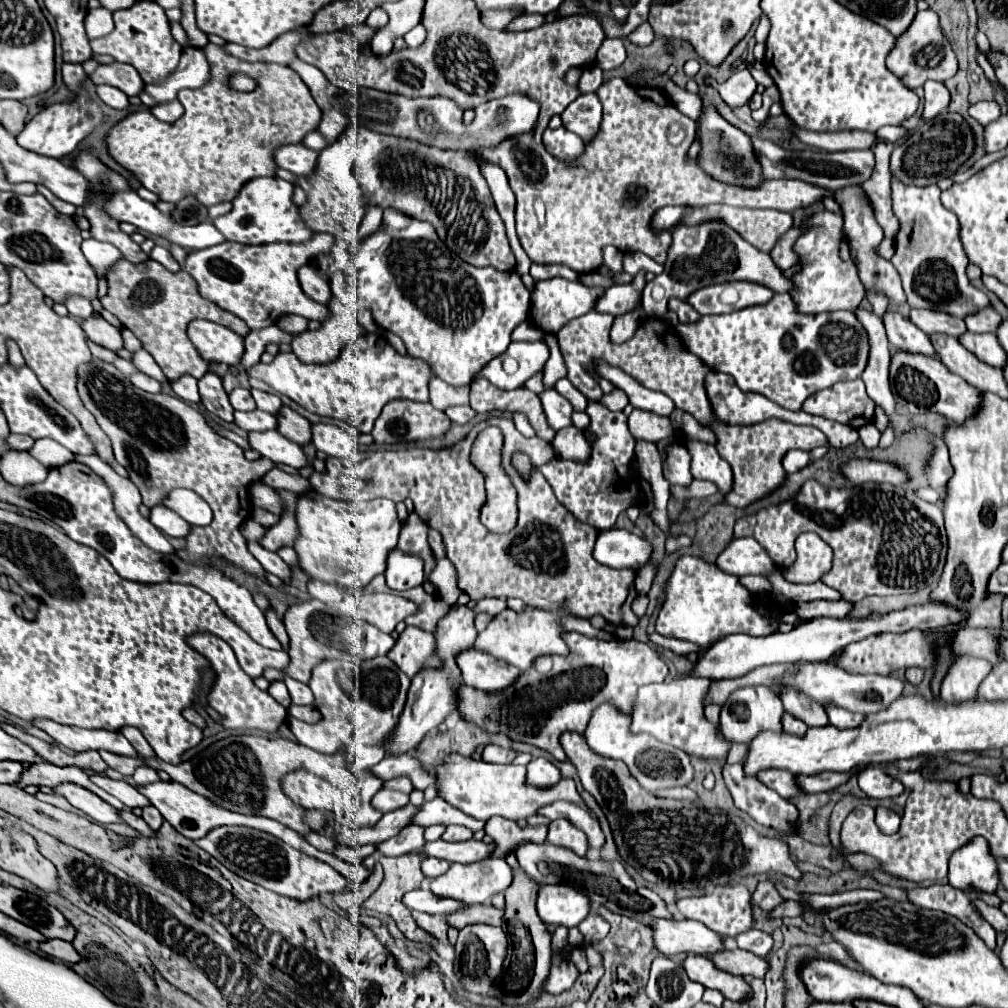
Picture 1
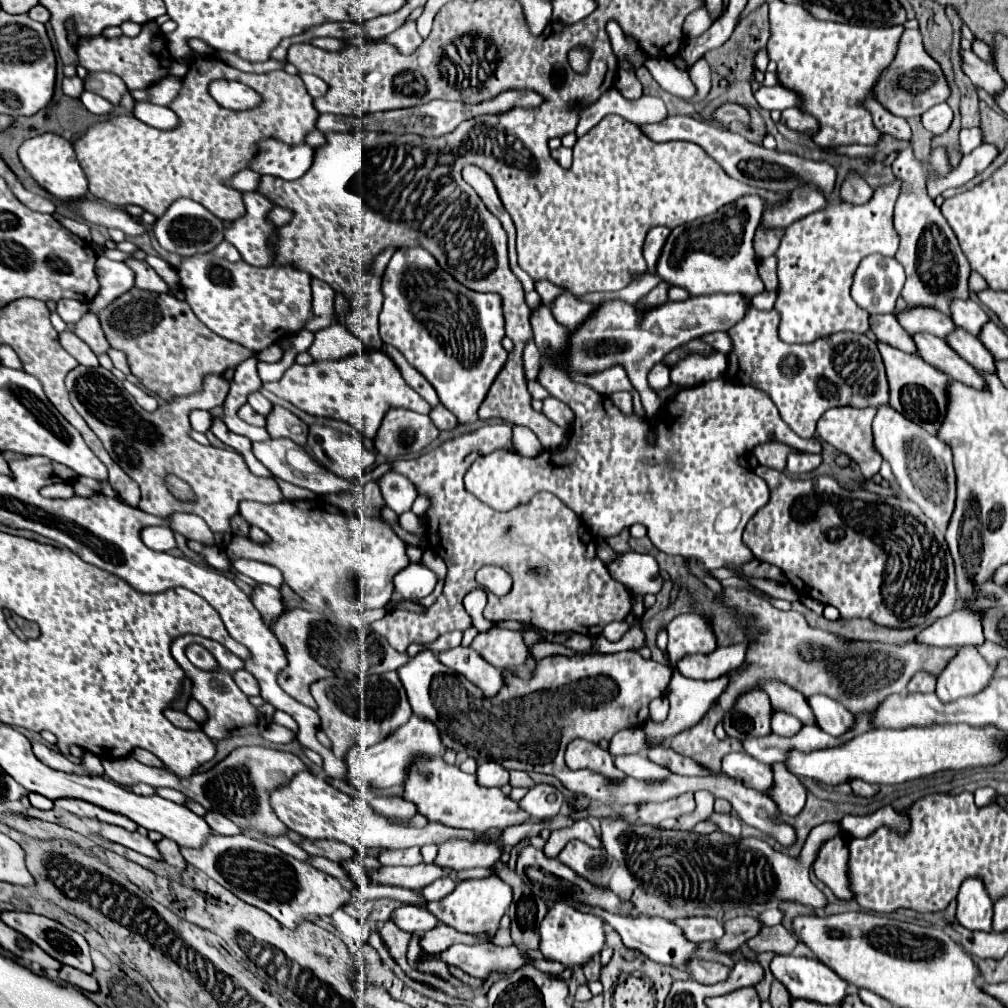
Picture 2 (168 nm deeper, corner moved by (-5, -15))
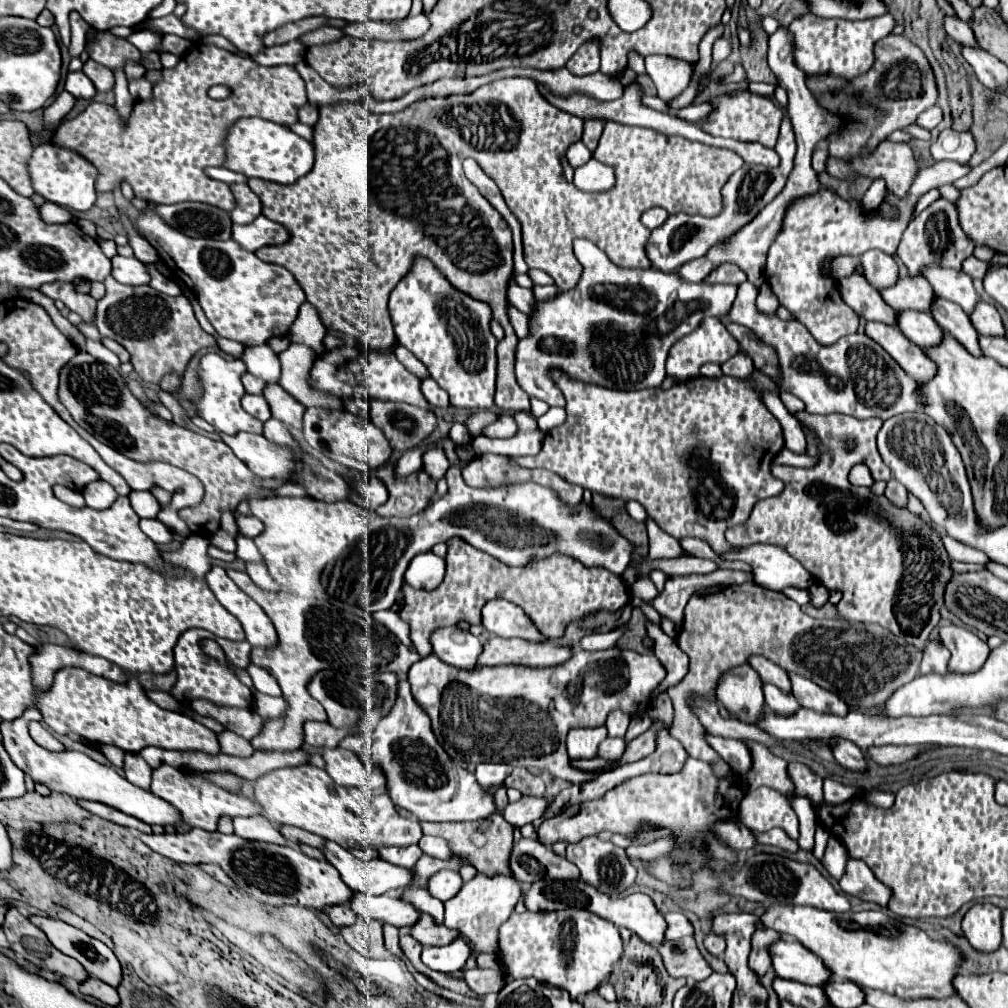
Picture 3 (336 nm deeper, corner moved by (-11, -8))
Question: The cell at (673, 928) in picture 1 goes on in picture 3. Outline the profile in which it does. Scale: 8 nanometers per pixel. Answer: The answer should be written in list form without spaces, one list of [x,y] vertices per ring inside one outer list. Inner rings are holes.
[[[541,879],[541,881],[535,881],[523,893],[523,899],[525,899],[525,907],[529,911],[557,911],[561,907],[581,907],[581,909],[587,909],[587,911],[591,911],[591,913],[611,921],[617,927],[627,927],[629,931],[637,933],[649,945],[661,945],[665,929],[667,929],[667,923],[665,923],[663,915],[657,911],[657,907],[653,905],[653,901],[645,893],[633,893],[633,895],[627,895],[627,897],[613,899],[613,897],[607,897],[607,895],[599,893],[595,887],[587,885],[581,879],[573,879],[573,881]]]

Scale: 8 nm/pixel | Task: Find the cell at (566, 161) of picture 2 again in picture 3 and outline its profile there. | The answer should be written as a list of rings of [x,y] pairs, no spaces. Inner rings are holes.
[[[597,159],[575,169],[575,187],[587,193],[603,193],[615,185],[615,173]]]

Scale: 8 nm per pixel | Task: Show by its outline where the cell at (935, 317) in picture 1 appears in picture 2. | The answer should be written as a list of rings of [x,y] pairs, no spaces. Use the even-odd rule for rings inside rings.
[[[923,306],[907,308],[905,312],[897,314],[897,320],[911,336],[917,332],[929,332],[929,334],[945,340],[955,328],[955,324],[949,316],[943,316],[941,312],[935,312],[933,308],[923,308]]]

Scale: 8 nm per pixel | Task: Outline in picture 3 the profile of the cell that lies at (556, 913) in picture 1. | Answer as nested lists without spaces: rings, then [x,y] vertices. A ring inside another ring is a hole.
[[[565,909],[547,913],[513,913],[499,929],[499,963],[507,979],[535,977],[541,983],[559,987],[579,1001],[583,995],[599,989],[613,973],[623,955],[619,929],[585,909]]]

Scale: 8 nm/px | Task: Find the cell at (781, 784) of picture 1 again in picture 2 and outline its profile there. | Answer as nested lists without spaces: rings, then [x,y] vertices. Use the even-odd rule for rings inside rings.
[[[733,752],[723,758],[723,772],[727,776],[741,780],[747,788],[767,794],[773,788],[773,770],[769,764],[761,764],[747,756],[745,752]]]

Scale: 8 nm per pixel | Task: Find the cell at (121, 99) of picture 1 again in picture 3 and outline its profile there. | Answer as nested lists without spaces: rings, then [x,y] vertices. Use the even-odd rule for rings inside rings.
[[[69,71],[67,79],[65,79],[65,89],[77,97],[77,99],[91,99],[97,91],[95,85],[91,85],[91,81],[87,79],[85,73],[81,71]]]

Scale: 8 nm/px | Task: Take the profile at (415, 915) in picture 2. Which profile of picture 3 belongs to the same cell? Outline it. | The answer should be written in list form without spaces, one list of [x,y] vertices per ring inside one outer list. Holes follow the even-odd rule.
[[[353,893],[349,907],[355,911],[357,917],[365,921],[381,921],[395,927],[411,927],[419,919],[419,911],[411,903],[391,895],[371,897],[363,893]]]

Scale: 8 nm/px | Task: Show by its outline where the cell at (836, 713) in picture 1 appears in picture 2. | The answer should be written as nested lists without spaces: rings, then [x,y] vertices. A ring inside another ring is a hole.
[[[811,696],[807,698],[807,702],[815,712],[817,726],[823,732],[831,736],[843,736],[853,728],[855,716],[849,710],[845,710],[839,702],[831,700],[829,696]]]

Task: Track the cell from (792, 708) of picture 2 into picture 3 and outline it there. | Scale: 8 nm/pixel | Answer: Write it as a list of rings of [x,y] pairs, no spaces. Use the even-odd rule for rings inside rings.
[[[751,655],[749,657],[749,665],[759,673],[763,683],[773,683],[777,685],[781,691],[789,693],[791,691],[791,683],[789,683],[789,675],[785,669],[781,669],[779,665],[773,665],[769,659],[759,657],[759,655]]]

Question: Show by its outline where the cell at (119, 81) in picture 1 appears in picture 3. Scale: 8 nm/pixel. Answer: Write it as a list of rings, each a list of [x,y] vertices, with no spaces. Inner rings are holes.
[[[89,59],[85,65],[83,65],[83,73],[93,81],[95,89],[97,91],[111,91],[113,85],[115,85],[115,77],[113,77],[113,71],[95,63],[93,59]]]

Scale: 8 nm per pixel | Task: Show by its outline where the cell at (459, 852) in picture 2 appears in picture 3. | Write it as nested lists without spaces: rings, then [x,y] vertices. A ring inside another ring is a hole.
[[[421,857],[417,861],[417,865],[413,867],[413,873],[415,873],[415,881],[411,883],[411,887],[425,887],[425,883],[429,881],[429,877],[433,873],[437,873],[439,869],[459,869],[461,867],[461,861],[439,861],[439,859],[433,859],[433,857]]]

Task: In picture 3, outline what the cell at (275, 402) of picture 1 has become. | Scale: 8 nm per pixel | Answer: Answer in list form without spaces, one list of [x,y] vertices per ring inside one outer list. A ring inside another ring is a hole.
[[[245,373],[243,375],[243,387],[245,387],[245,391],[247,393],[263,393],[263,387],[265,387],[265,381],[263,379],[259,379],[259,377],[255,377],[255,375],[251,375],[251,373]]]

